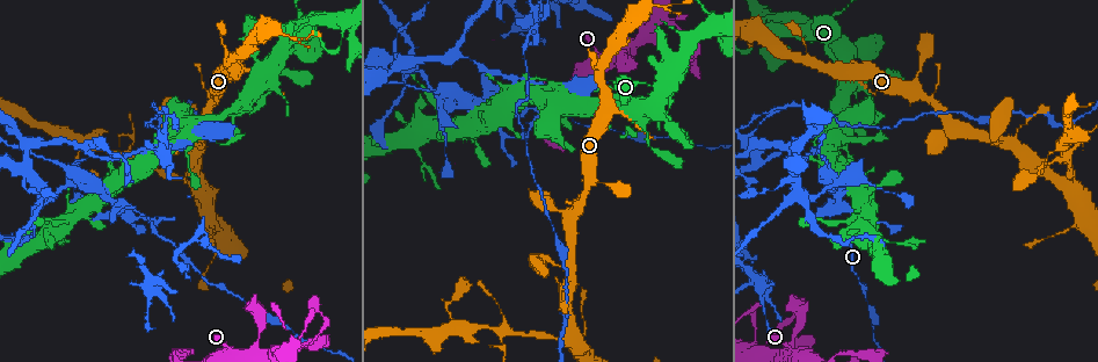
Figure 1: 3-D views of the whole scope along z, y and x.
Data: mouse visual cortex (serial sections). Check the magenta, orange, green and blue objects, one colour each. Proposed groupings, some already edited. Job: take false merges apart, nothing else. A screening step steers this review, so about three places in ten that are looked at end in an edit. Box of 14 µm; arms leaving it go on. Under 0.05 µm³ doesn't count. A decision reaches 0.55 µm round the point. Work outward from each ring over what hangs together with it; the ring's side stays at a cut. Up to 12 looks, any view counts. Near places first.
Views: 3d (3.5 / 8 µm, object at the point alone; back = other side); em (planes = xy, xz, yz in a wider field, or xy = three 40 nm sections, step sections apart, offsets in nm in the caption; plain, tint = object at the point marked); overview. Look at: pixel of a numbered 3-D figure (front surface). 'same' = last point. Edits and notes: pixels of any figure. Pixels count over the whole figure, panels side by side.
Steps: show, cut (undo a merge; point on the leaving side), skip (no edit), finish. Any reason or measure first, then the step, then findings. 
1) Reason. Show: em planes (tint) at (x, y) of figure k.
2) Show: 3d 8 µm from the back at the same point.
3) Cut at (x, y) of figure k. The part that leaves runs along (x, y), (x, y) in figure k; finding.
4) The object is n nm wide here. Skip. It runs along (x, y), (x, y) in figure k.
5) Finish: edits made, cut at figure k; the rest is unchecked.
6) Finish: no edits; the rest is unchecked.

Small branch off a trunk. Show: 3d 8 µm from the back at (846, 205) of figure 1.

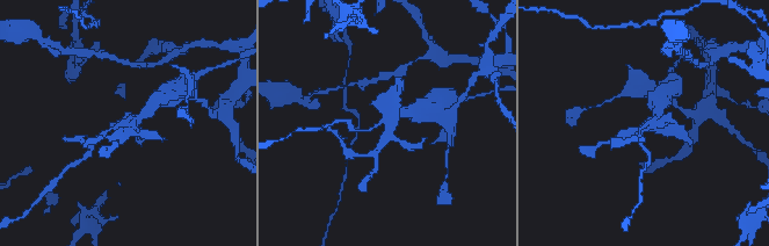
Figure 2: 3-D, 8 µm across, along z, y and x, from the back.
Zoom in. Show: 3d 3.5 µm at (650, 124) of figure 2.

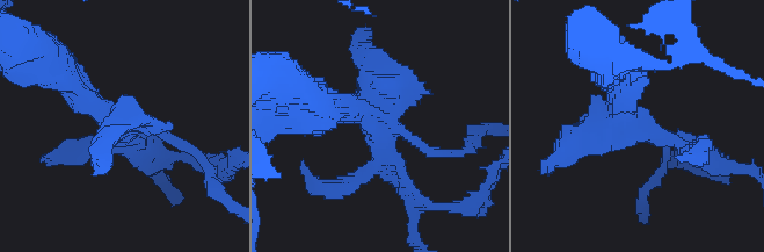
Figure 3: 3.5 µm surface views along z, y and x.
Cut at (686, 139) of figure 3. The part that leaves runs along (652, 129), (627, 126), (621, 72) in figure 3; a second cell is stuck on.

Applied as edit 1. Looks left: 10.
Thick turns thin. Show: em xy step 1 (tint) at (656, 136) of figure 1.

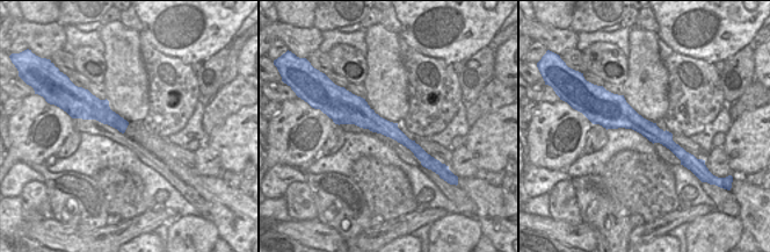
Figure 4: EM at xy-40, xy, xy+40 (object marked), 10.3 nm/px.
See where the arms go. Show: 3d 3.5 µm at the same point.

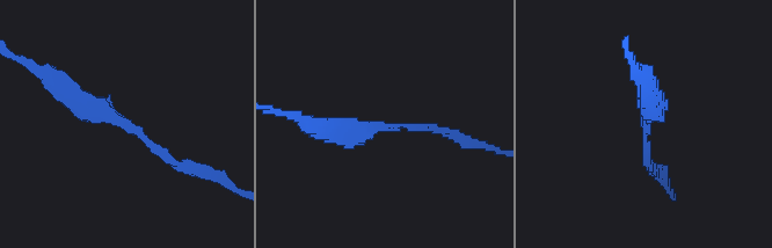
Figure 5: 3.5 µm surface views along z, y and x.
Skip. It runs along (59, 85), (187, 167) in figure 5; all the same cell.

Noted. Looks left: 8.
Narrows sharply. Show: 3d 3.5 µm at (315, 340) of figure 1.

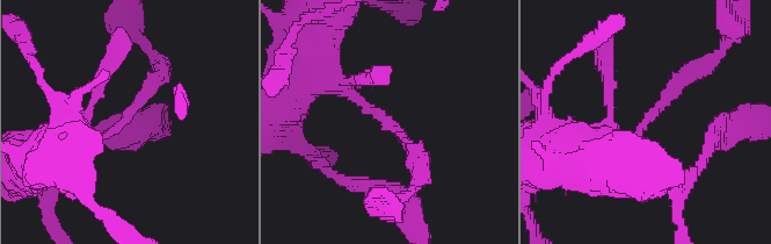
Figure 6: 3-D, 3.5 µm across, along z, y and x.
The arms are 200, 200 nm wide; shape alone is not enough. Show: em xy step 1 (tint) at (385, 120) of figure 6.

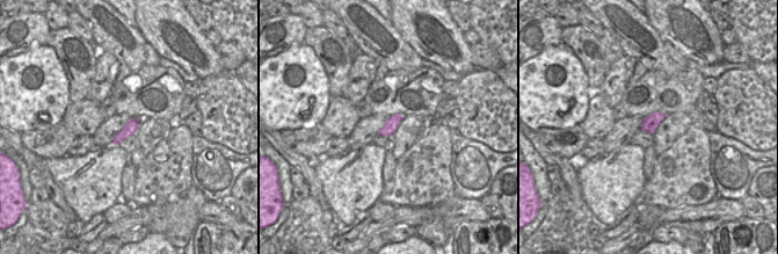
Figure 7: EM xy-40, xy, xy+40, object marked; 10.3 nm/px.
Skip. All the same cell.

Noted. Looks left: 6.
Show: 3d 3.5 µm from the back at (504, 329) of figure 1.

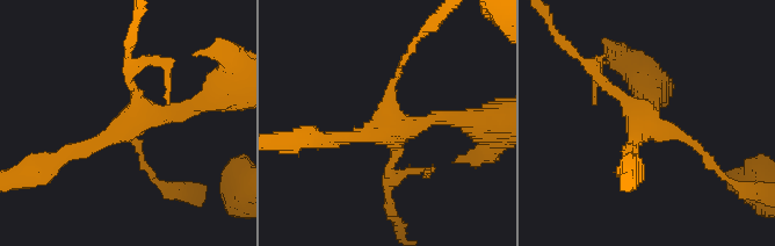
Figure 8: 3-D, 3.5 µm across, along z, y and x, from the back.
Shape alone is not enough. Show: em xy step 2 (tint) at (126, 128) of figure 8.

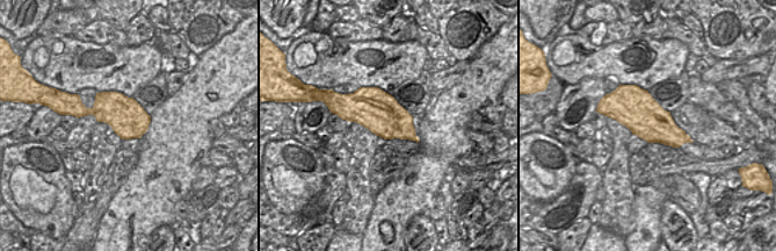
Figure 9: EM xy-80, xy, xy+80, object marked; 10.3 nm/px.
Another direction. Show: em xy step 5 (tint) at the same point.

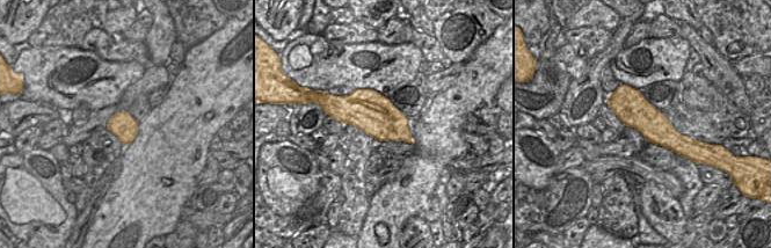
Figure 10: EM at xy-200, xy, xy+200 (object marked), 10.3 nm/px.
Skip. One cell here.

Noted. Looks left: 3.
Finish: edits made, cut at figure 3; the rest is unchecked.

